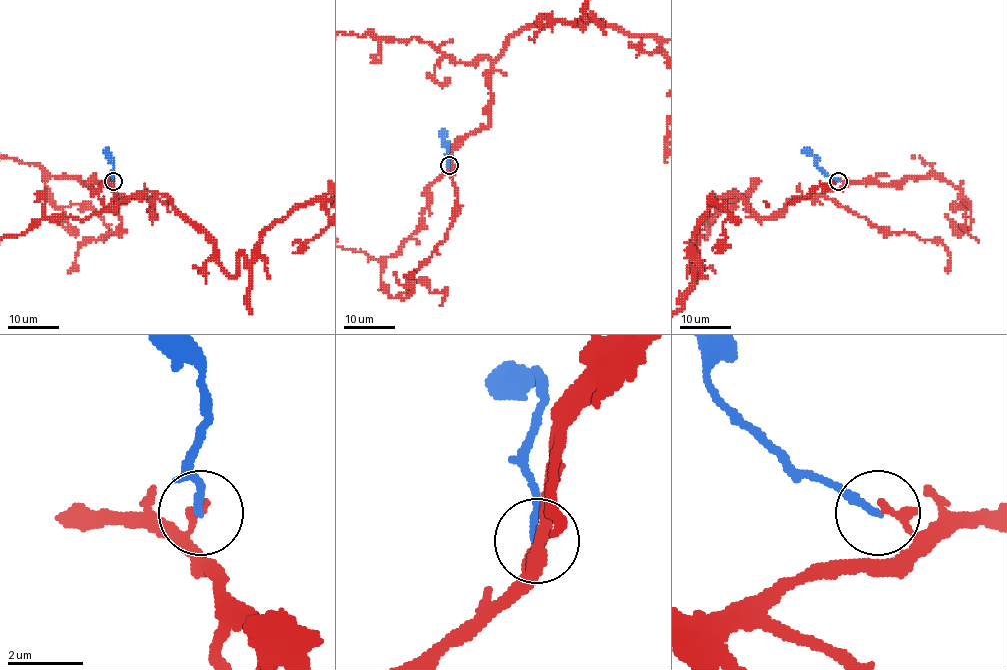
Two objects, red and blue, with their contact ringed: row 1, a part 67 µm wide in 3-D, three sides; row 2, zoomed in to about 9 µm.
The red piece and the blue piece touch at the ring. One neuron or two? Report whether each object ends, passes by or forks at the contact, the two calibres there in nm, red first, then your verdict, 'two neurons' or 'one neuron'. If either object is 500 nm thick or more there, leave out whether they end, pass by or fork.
red ends; blue ends; calibres 240 and 200 nm; two neurons

